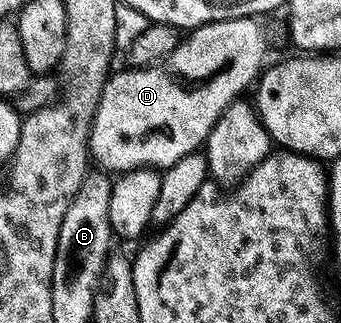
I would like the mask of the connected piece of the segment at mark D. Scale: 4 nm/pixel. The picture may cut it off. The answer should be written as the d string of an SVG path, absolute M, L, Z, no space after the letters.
M243 16L191 29L185 35L188 37L185 40L183 37L172 52L172 72L160 68L164 66L136 68L133 72L113 71L104 82L86 139L91 159L97 164L95 167L108 174L133 172L135 168L163 170L174 166L174 162L178 162L178 158L188 152L203 149L219 116L231 103L243 97L247 88L248 92L256 84L265 67L264 51L268 48L268 40L260 24L263 23L259 19Z

